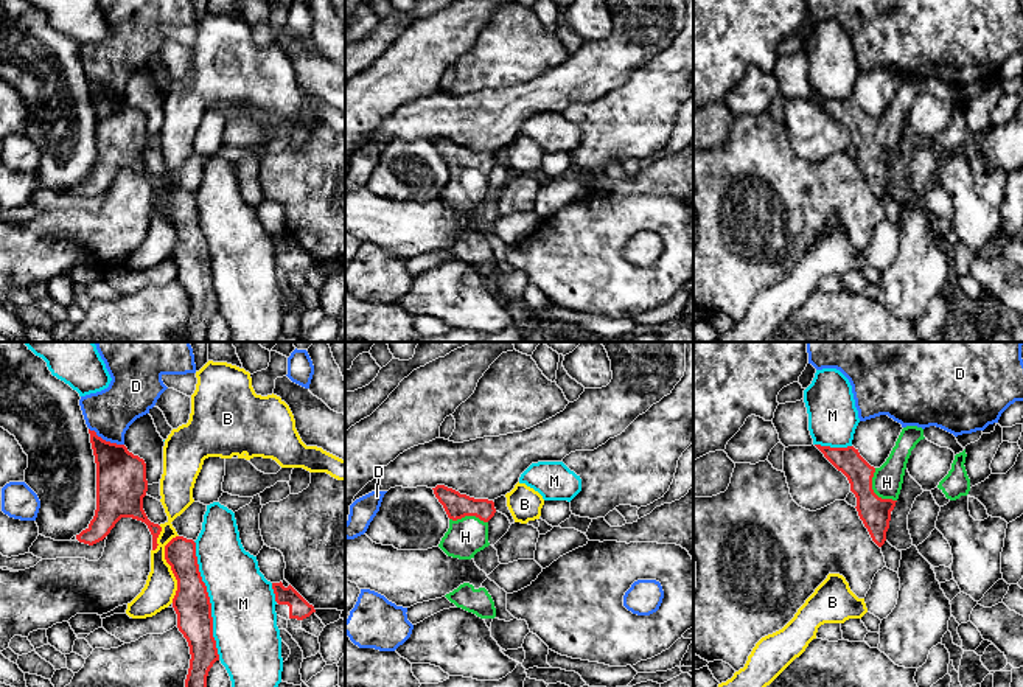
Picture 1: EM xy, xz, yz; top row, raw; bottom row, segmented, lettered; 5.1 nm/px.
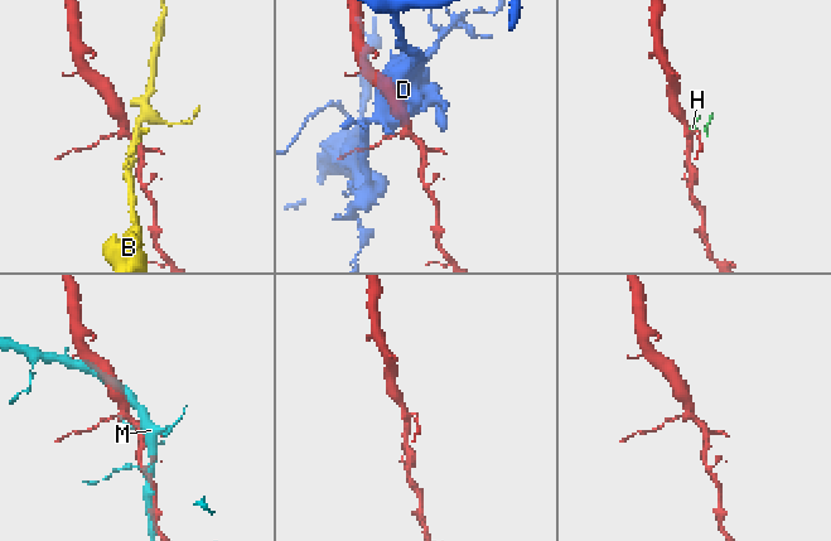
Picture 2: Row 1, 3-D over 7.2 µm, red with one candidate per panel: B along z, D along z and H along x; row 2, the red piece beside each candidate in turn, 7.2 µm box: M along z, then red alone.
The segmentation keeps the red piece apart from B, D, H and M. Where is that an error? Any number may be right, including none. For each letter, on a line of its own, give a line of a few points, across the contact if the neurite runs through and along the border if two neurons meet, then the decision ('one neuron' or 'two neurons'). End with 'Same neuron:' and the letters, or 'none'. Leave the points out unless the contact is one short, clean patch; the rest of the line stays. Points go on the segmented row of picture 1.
B: xy (178, 535), (165, 546), (165, 561), (176, 580), (173, 602) | two neurons
D: two neurons
H: one neuron
M: two neurons
Same neuron: H

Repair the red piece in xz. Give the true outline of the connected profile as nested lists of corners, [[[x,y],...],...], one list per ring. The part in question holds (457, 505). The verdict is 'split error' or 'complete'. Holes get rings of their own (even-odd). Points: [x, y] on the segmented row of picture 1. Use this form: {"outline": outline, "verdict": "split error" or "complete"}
{"outline": [[[445,485],[432,490],[449,518],[449,528],[438,547],[452,558],[474,558],[477,552],[490,546],[488,521],[496,513],[494,502],[460,494]]], "verdict": "split error"}

